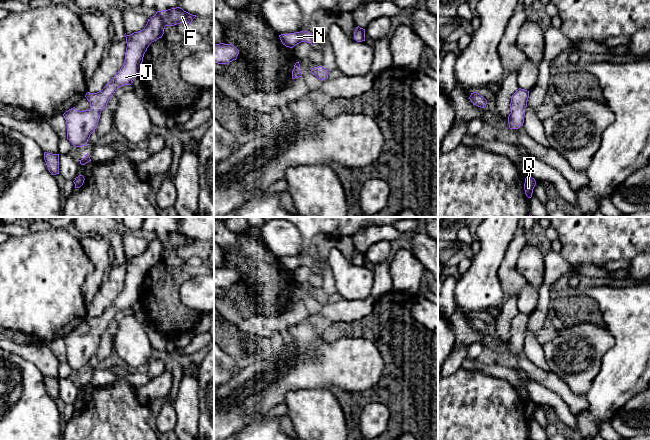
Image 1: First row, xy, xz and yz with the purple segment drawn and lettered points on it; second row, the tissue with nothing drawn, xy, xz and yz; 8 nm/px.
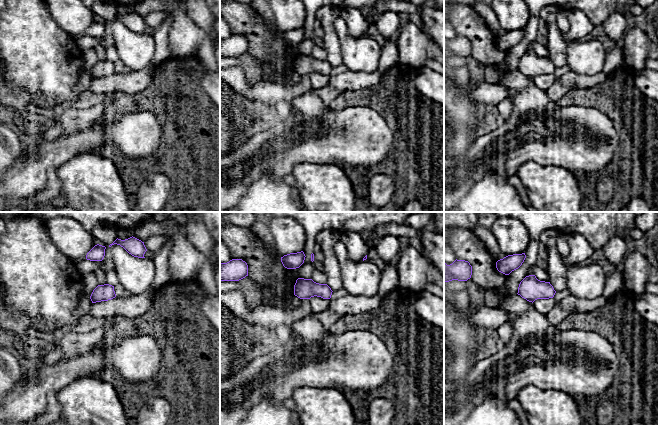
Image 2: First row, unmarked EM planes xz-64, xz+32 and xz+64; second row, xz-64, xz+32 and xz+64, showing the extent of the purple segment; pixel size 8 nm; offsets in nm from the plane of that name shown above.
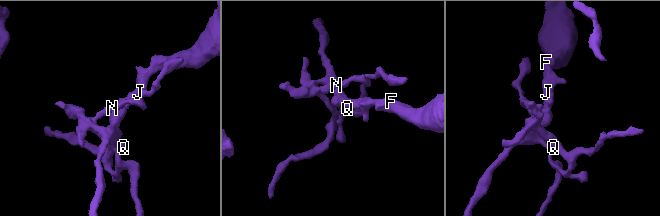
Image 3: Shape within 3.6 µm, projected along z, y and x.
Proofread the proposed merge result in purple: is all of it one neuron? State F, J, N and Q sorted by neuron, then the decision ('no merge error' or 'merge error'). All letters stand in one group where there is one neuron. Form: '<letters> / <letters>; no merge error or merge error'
F J N Q; no merge error

